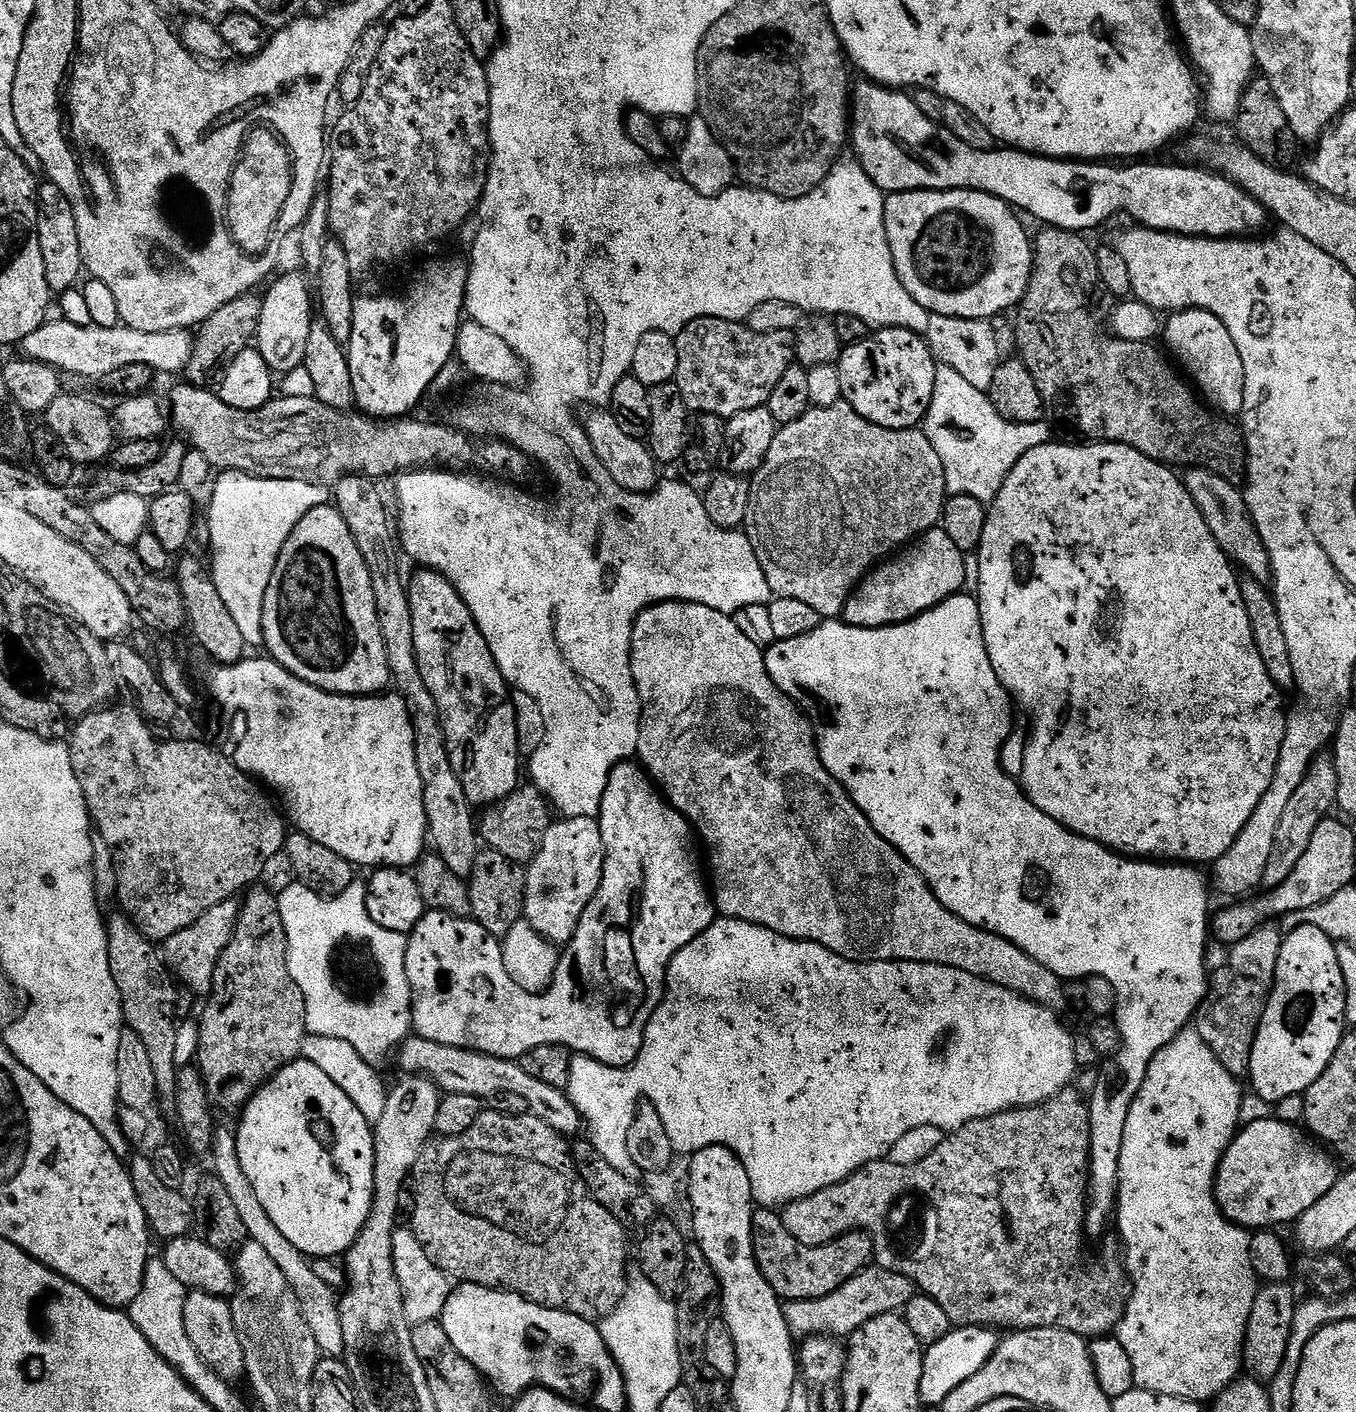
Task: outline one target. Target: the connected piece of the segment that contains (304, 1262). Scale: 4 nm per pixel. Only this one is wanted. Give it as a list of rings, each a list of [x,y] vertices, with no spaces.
[[[231,1127],[215,1129],[210,1153],[211,1160],[211,1171],[222,1182],[222,1186],[226,1186],[226,1191],[229,1192],[234,1207],[238,1209],[238,1214],[242,1217],[242,1226],[246,1226],[248,1240],[262,1246],[262,1250],[266,1250],[266,1254],[270,1254],[270,1258],[274,1258],[278,1270],[282,1270],[282,1274],[286,1274],[286,1282],[290,1282],[290,1286],[298,1298],[302,1318],[306,1318],[306,1326],[310,1326],[311,1332],[314,1333],[314,1342],[318,1342],[321,1353],[328,1358],[343,1357],[342,1318],[340,1317],[337,1289],[326,1286],[326,1282],[322,1282],[322,1278],[318,1278],[318,1274],[314,1274],[312,1260],[300,1252],[298,1246],[293,1246],[283,1236],[282,1230],[278,1230],[278,1226],[274,1226],[274,1222],[270,1222],[270,1214],[266,1214],[262,1202],[258,1202],[258,1194],[254,1194],[254,1186],[250,1186],[250,1178],[246,1178],[246,1173],[242,1170],[242,1162],[238,1162],[238,1146]]]

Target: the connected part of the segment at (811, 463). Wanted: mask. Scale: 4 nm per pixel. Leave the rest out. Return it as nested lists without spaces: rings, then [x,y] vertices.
[[[843,398],[834,406],[811,407],[806,414],[802,414],[802,418],[798,418],[798,422],[783,425],[777,431],[774,442],[770,442],[770,450],[760,469],[751,477],[750,483],[750,510],[744,519],[744,528],[750,538],[750,546],[754,546],[754,554],[758,554],[762,574],[766,574],[766,582],[770,582],[773,597],[795,598],[805,606],[818,610],[821,618],[839,617],[846,602],[855,592],[856,585],[861,583],[877,564],[901,551],[931,528],[937,527],[944,515],[944,502],[948,496],[942,458],[938,458],[938,450],[930,446],[930,438],[923,430],[919,427],[883,428],[862,418],[862,414],[858,414],[858,410],[854,410],[854,406],[847,404]]]

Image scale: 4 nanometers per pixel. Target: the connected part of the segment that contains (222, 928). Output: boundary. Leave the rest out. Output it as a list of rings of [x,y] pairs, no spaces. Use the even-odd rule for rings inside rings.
[[[233,898],[226,902],[218,902],[211,910],[206,910],[198,922],[186,926],[186,930],[178,930],[169,940],[163,941],[162,959],[164,967],[183,987],[190,989],[198,998],[207,998],[212,992],[214,970],[230,942],[236,929],[241,901]]]

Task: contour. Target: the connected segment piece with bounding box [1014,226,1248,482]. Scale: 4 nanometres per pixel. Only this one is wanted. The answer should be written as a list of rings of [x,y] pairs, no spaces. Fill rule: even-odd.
[[[1047,226],[1039,229],[1041,232],[1034,236],[1034,255],[1032,257],[1032,277],[1028,283],[1026,294],[1020,299],[1018,307],[1015,309],[1016,316],[1016,348],[1018,358],[1026,366],[1026,370],[1030,370],[1030,374],[1034,378],[1034,386],[1038,386],[1038,394],[1042,394],[1042,402],[1044,403],[1044,411],[1047,419],[1053,425],[1061,424],[1064,428],[1069,428],[1072,432],[1077,432],[1077,437],[1083,438],[1088,442],[1103,442],[1105,444],[1125,444],[1134,450],[1138,450],[1142,454],[1146,454],[1146,458],[1157,460],[1160,464],[1169,466],[1177,466],[1181,464],[1181,469],[1205,468],[1214,474],[1218,474],[1222,478],[1236,482],[1245,475],[1248,467],[1248,449],[1244,447],[1244,433],[1239,427],[1236,428],[1231,419],[1225,418],[1217,414],[1211,407],[1202,403],[1201,397],[1190,387],[1189,381],[1170,363],[1169,357],[1163,351],[1159,352],[1155,347],[1155,343],[1149,342],[1126,342],[1122,338],[1113,336],[1111,331],[1106,330],[1106,325],[1110,320],[1109,305],[1104,305],[1102,301],[1109,299],[1106,286],[1102,282],[1102,274],[1098,274],[1098,262],[1096,261],[1096,248],[1088,245],[1083,235],[1067,232],[1061,228],[1050,228]]]

